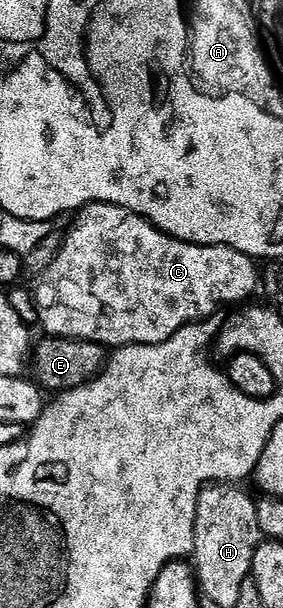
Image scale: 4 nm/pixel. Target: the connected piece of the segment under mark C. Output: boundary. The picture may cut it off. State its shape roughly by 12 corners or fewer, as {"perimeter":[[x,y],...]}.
{"perimeter":[[81,207],[39,326],[154,345],[250,298],[257,260]]}

